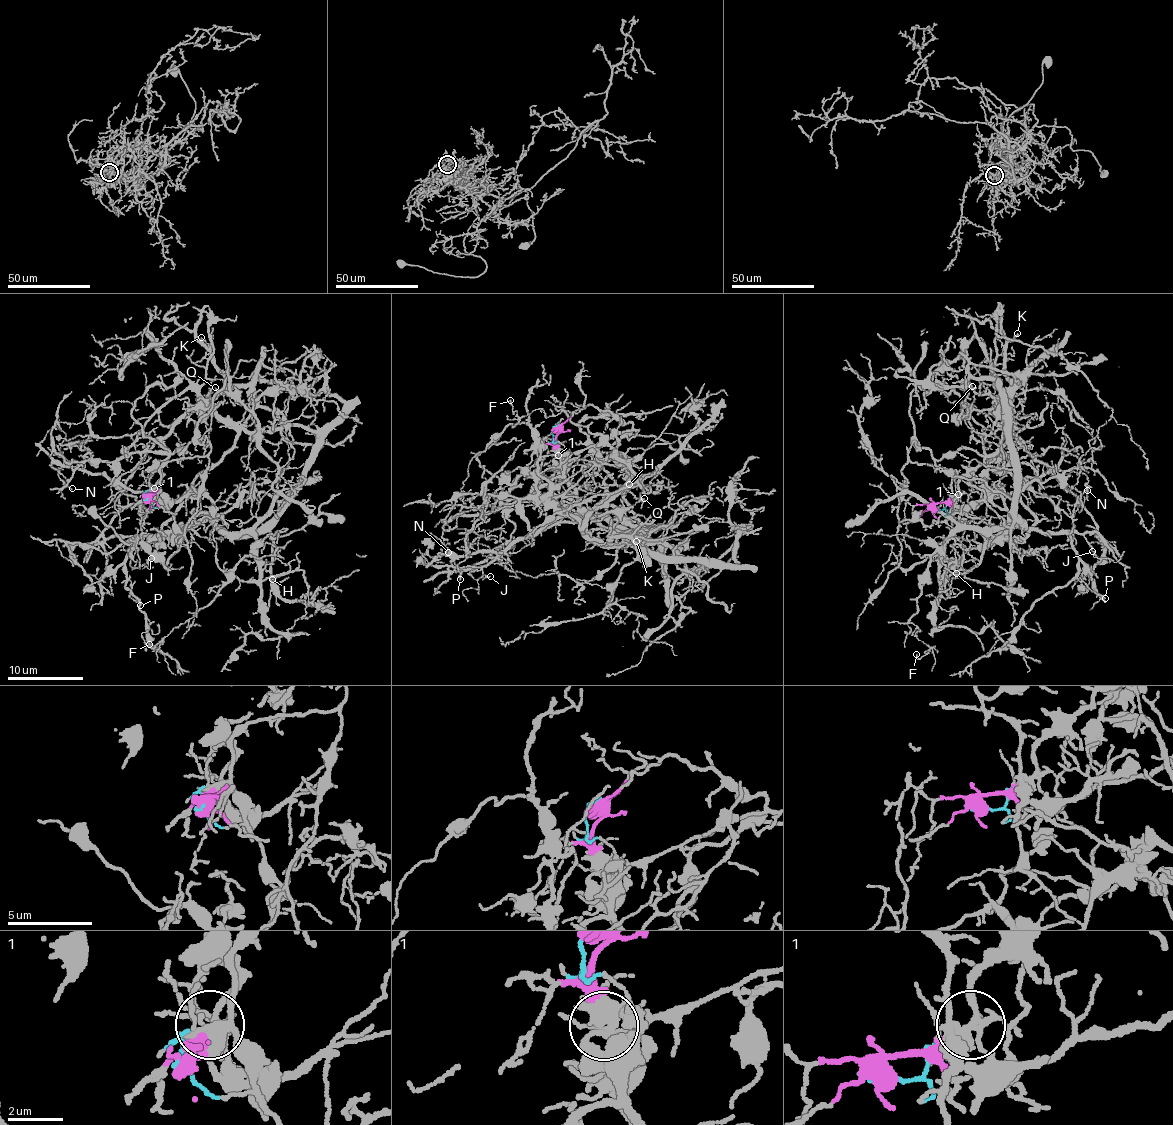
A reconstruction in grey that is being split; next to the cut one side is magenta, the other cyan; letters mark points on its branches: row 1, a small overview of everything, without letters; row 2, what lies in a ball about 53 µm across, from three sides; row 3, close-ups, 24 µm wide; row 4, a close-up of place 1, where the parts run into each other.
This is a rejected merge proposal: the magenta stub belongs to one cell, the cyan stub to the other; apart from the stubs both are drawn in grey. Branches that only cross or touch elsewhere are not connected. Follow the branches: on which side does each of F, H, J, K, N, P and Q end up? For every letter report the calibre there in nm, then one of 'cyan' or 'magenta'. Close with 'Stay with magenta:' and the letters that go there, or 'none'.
F: calibre 110 nm; cyan
H: calibre 120 nm; cyan
J: calibre 120 nm; cyan
K: calibre 140 nm; magenta
N: calibre 90 nm; cyan
P: calibre 100 nm; cyan
Q: calibre 70 nm; magenta
Stay with magenta: K, Q

